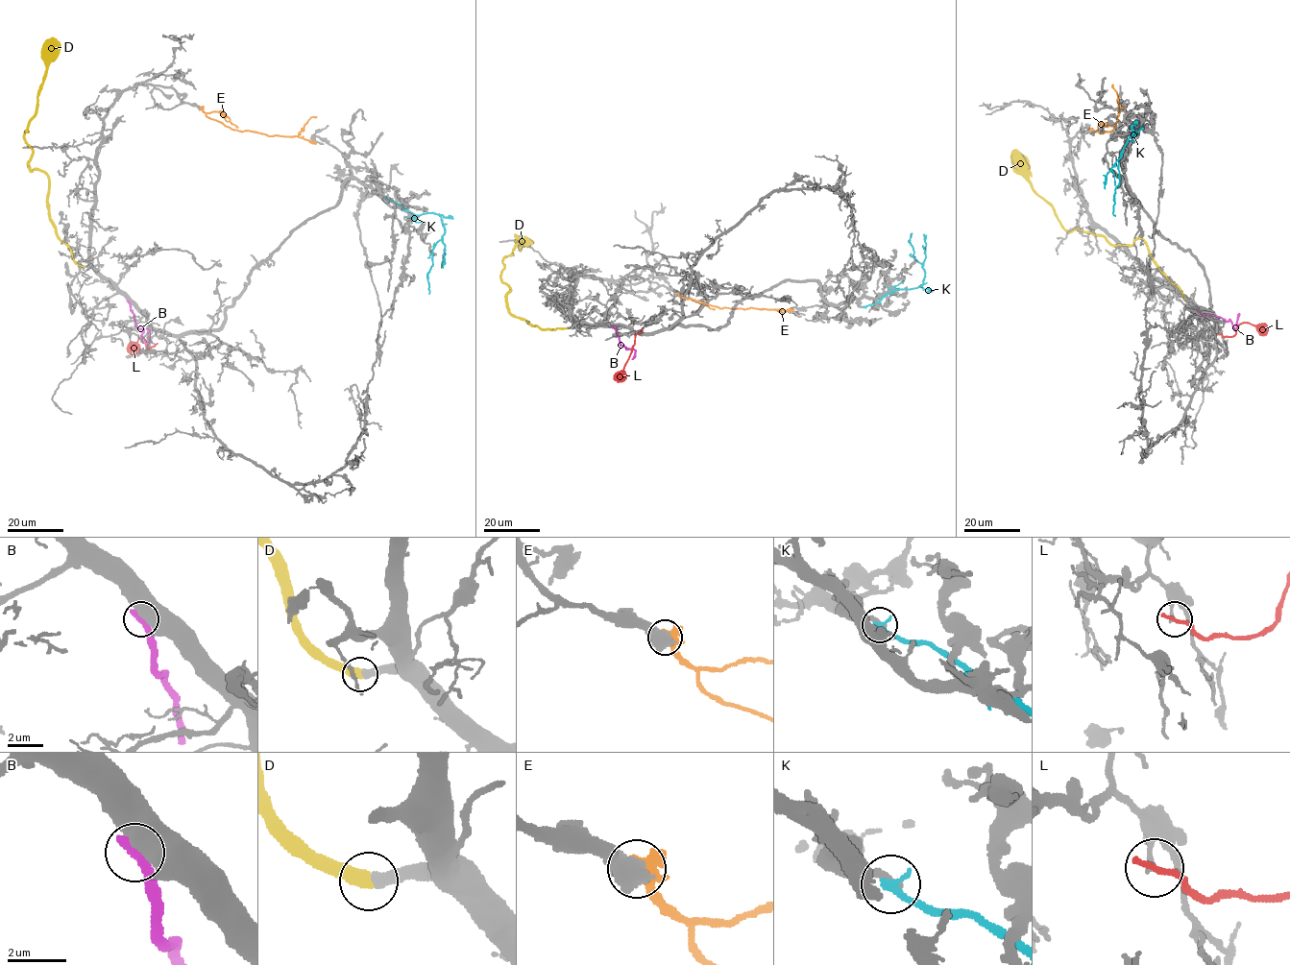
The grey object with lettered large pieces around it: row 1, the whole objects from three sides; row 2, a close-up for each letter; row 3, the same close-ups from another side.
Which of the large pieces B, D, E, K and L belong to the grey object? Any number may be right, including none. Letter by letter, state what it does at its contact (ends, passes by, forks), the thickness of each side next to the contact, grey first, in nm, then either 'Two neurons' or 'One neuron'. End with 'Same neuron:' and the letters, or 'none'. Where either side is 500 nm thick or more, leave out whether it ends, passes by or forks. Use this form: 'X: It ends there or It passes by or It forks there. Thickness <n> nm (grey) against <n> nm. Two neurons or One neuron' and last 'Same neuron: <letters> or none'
B: Thickness 750 nm (grey) against 420 nm. Two neurons
D: It ends there. Thickness 380 nm (grey) against 420 nm. One neuron
E: Thickness 700 nm (grey) against 650 nm. One neuron
K: It ends there. Thickness 280 nm (grey) against 320 nm. Two neurons
L: It ends there. Thickness 140 nm (grey) against 240 nm. Two neurons
Same neuron: D, E

